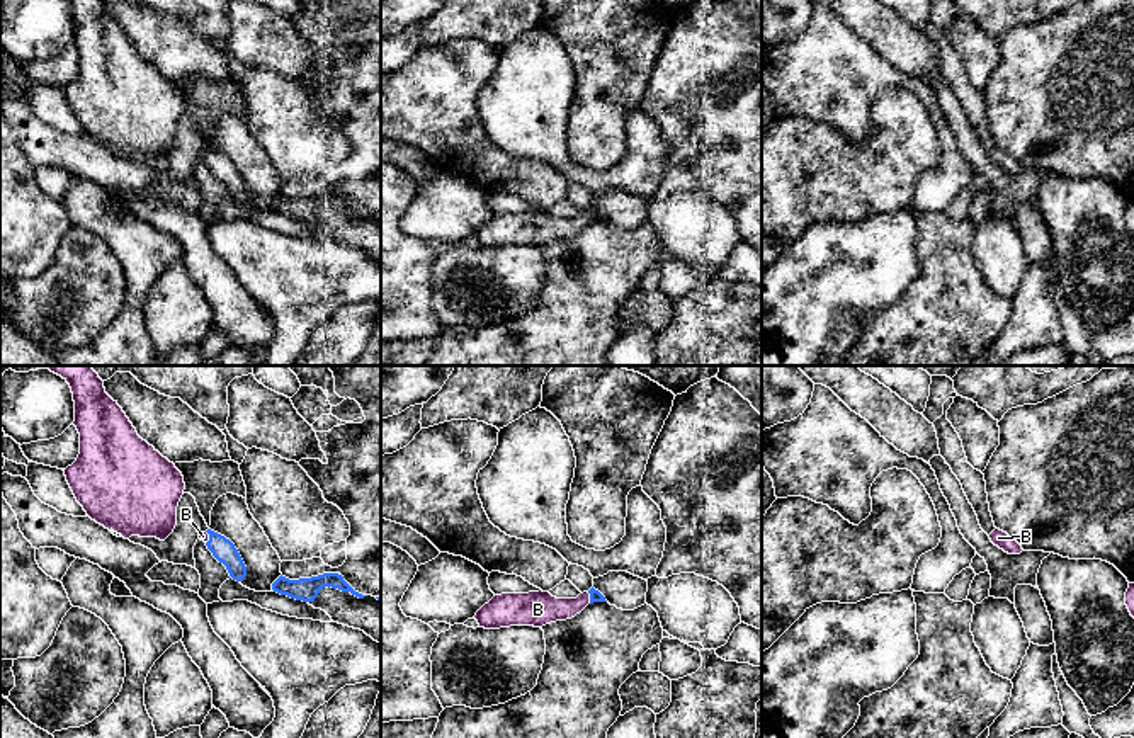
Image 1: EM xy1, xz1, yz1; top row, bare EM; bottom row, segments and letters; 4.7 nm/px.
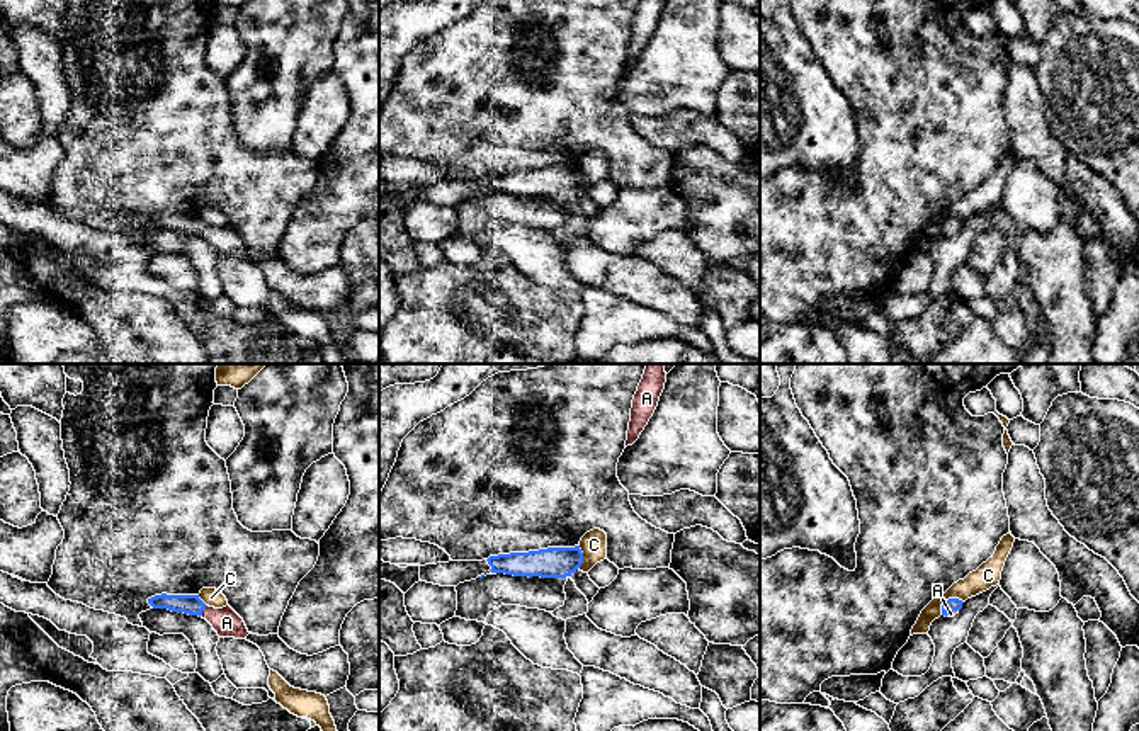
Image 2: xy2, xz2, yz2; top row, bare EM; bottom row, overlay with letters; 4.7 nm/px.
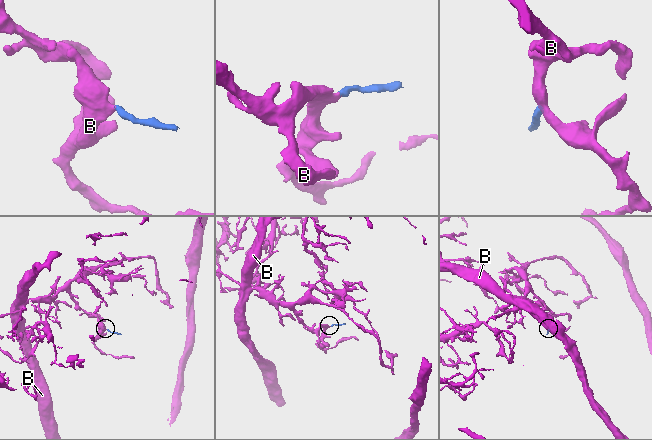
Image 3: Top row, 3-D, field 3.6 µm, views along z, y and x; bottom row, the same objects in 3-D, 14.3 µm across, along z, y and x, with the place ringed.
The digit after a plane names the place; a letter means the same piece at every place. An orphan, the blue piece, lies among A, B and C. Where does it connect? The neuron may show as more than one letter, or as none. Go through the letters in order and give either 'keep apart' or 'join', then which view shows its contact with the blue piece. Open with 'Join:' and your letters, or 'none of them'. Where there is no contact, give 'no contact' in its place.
Join: A, B
A: join; contact in xy2
B: join; contact in xz1
C: keep apart; contact in yz2

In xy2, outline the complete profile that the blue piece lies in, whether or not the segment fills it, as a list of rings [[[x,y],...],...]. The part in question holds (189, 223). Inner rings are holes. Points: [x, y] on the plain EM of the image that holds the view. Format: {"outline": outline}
{"outline": [[[155,214],[148,218],[153,228],[168,228],[206,238],[219,257],[246,258],[250,253],[243,238],[230,226],[214,228],[206,224],[199,214]]]}

